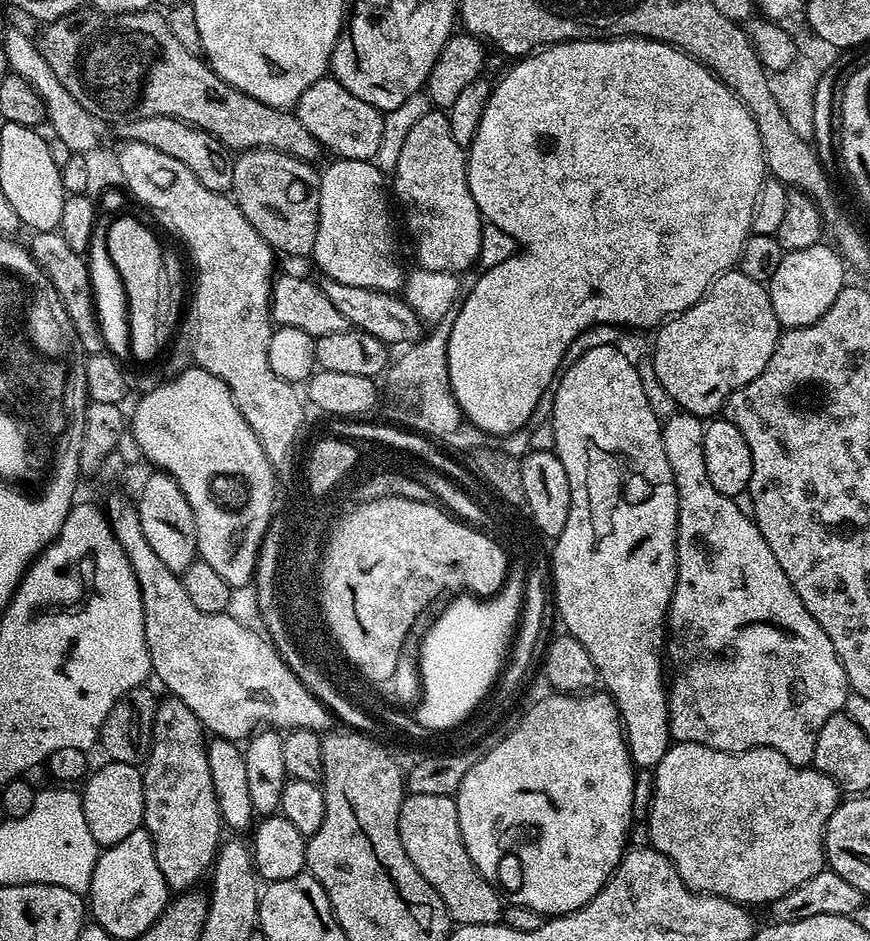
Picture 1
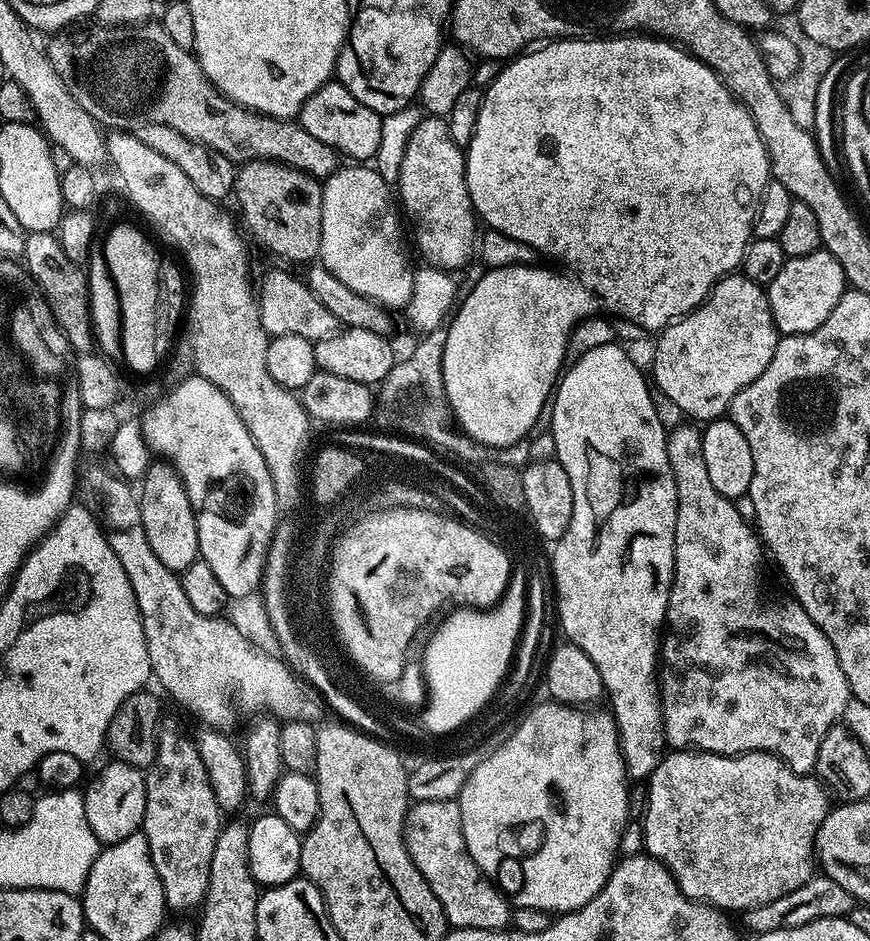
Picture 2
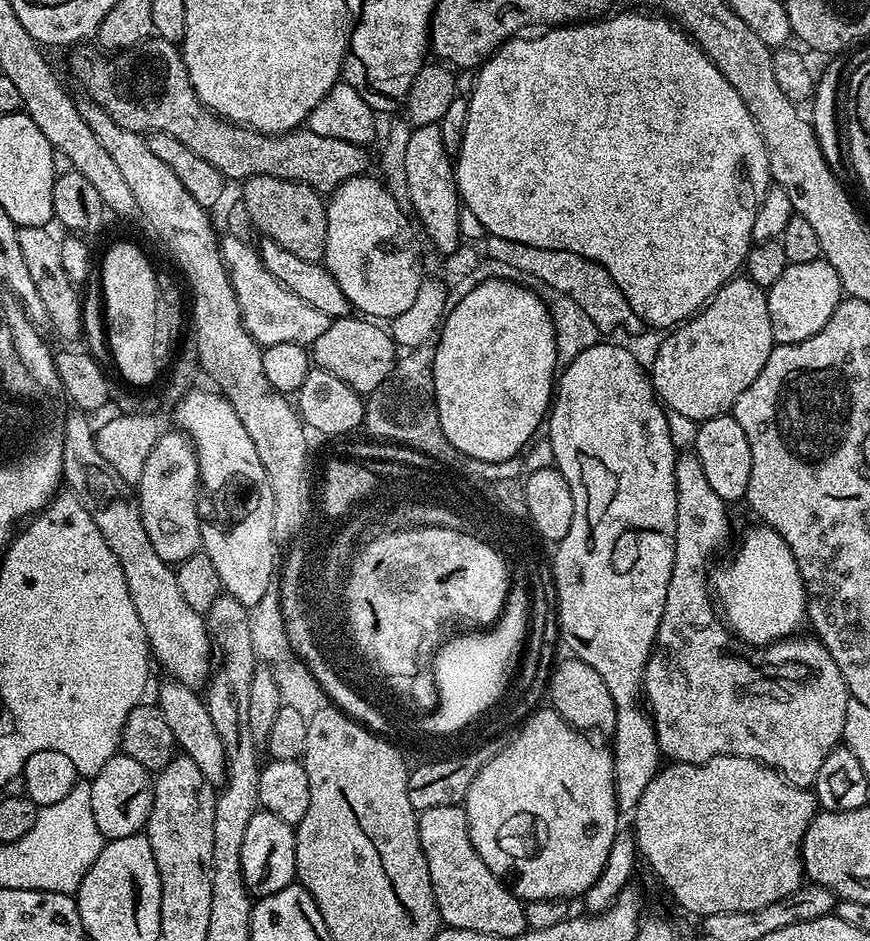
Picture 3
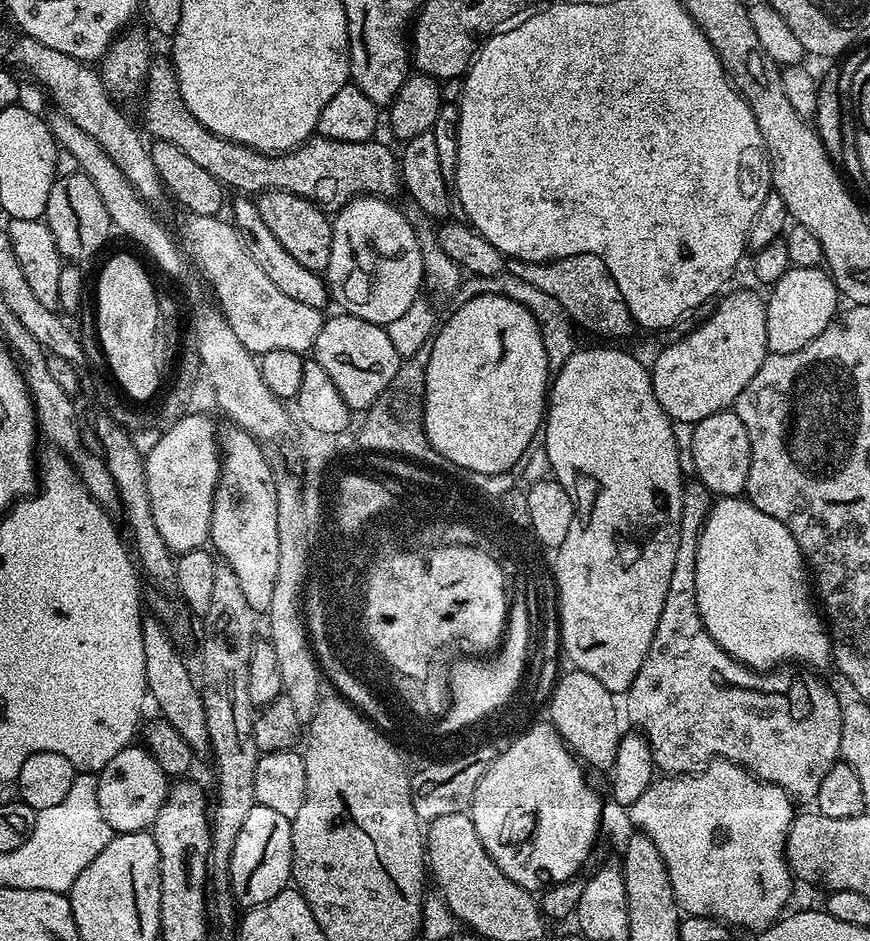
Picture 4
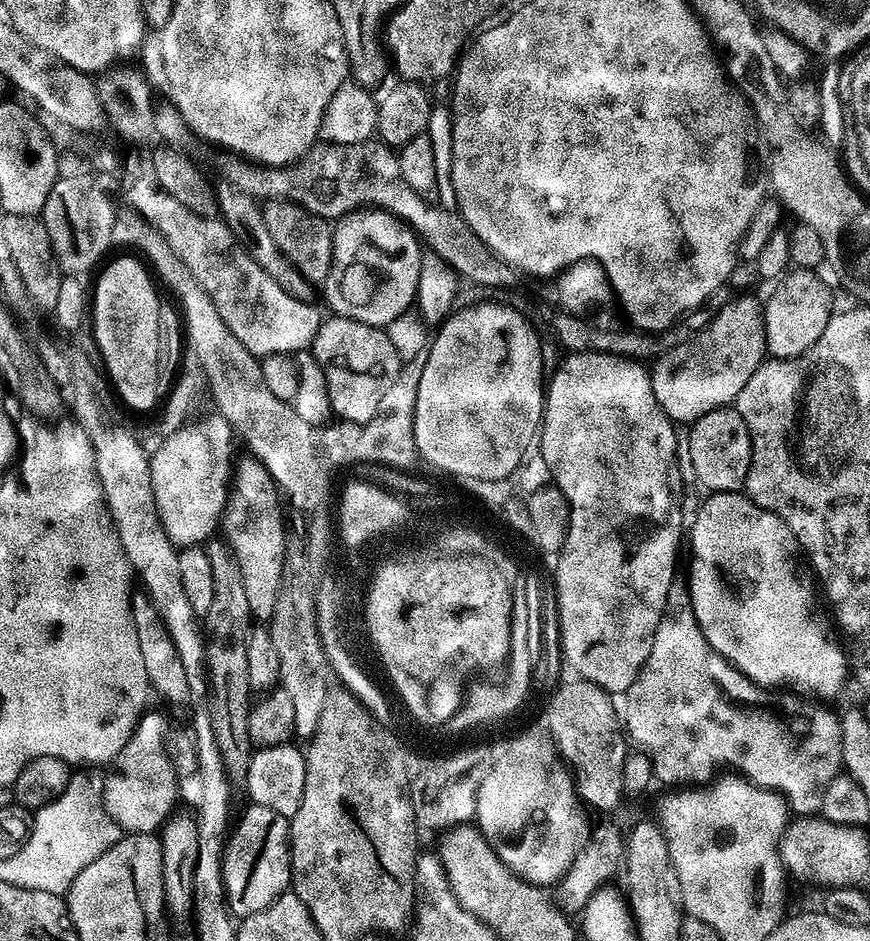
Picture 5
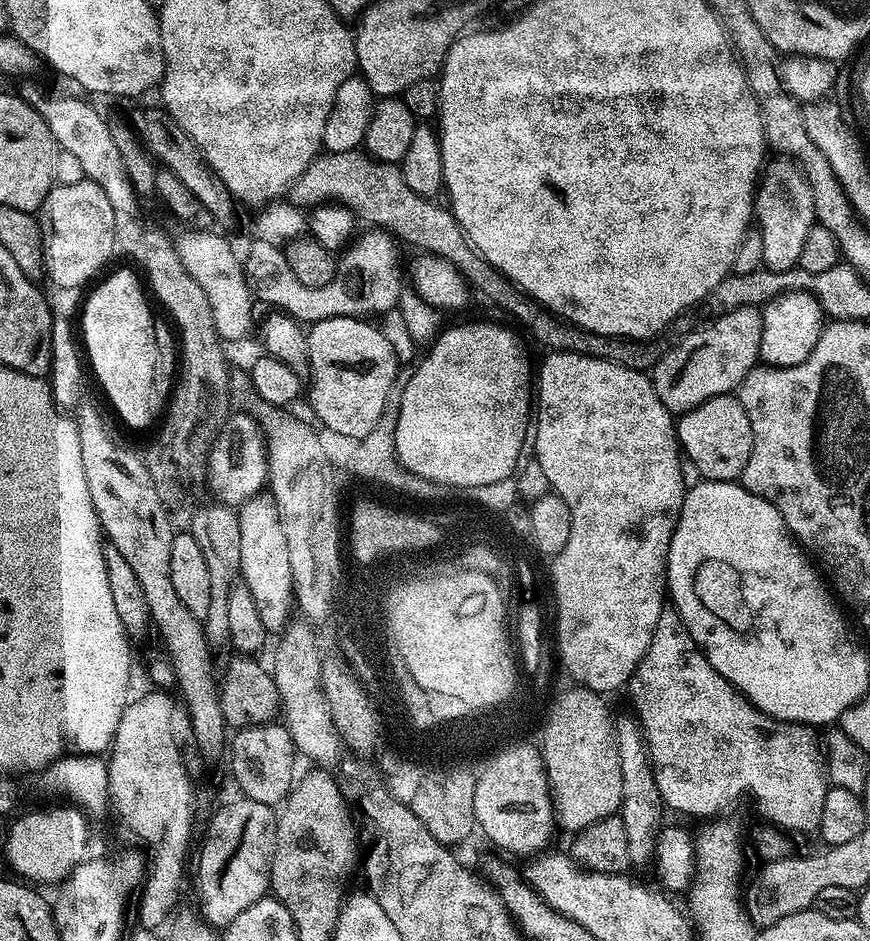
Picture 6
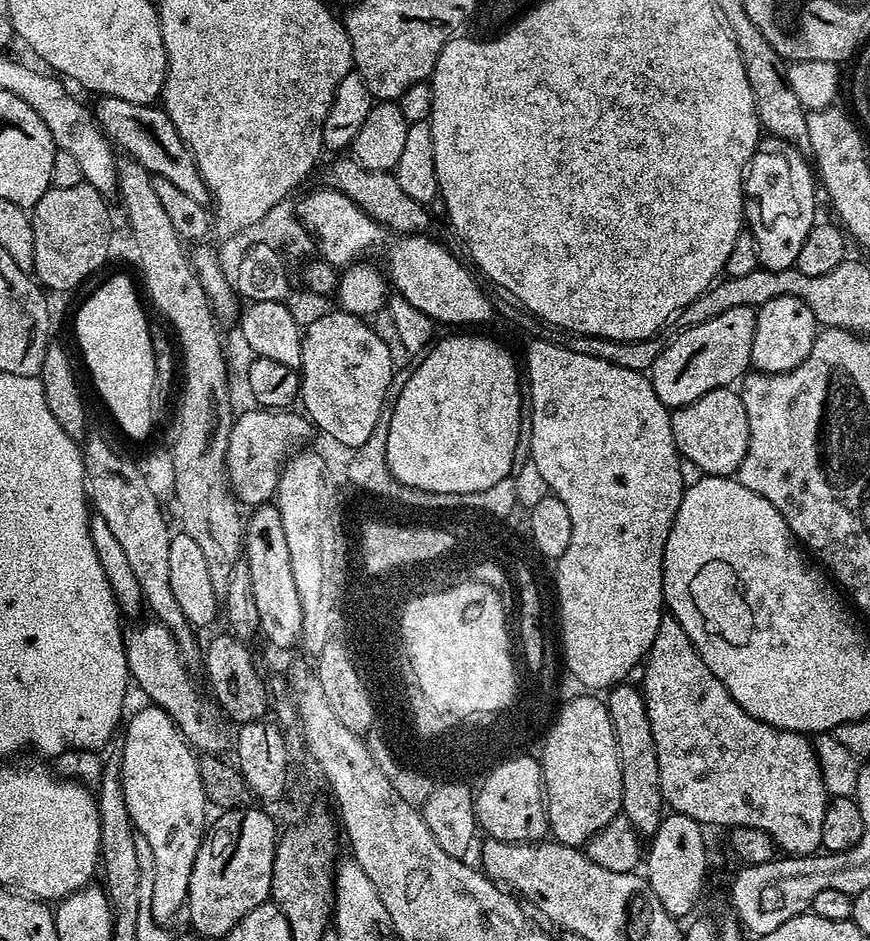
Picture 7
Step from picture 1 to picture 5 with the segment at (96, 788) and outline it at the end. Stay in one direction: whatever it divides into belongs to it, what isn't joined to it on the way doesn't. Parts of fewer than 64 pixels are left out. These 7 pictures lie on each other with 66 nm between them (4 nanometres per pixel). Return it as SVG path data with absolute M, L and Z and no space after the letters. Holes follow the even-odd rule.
M145 711L136 721L120 753L110 762L104 776L105 808L125 833L155 833L163 829L173 815L176 800L178 804L178 777L168 760L166 747L169 731L170 725L162 713Z

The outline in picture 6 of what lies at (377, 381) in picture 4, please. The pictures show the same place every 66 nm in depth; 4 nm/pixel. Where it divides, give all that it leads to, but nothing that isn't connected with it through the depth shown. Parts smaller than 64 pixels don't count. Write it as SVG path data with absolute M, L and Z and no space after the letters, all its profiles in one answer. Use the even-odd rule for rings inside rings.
M334 316L324 321L313 323L307 329L308 361L310 362L310 385L306 390L306 400L312 403L312 412L321 421L323 427L330 431L344 434L348 442L366 438L374 426L378 426L378 418L382 418L382 410L386 406L388 396L392 392L392 384L396 381L398 361L390 342L382 338L379 327L375 323L367 324L367 319L358 316Z

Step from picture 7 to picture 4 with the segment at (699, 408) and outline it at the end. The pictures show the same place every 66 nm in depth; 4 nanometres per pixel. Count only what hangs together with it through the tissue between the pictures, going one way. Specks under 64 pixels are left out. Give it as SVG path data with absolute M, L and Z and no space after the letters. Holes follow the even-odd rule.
M735 410L715 412L702 418L694 426L694 458L695 479L708 489L713 497L740 496L747 489L750 474L750 434L746 434L746 426L742 426L742 418L738 418Z

